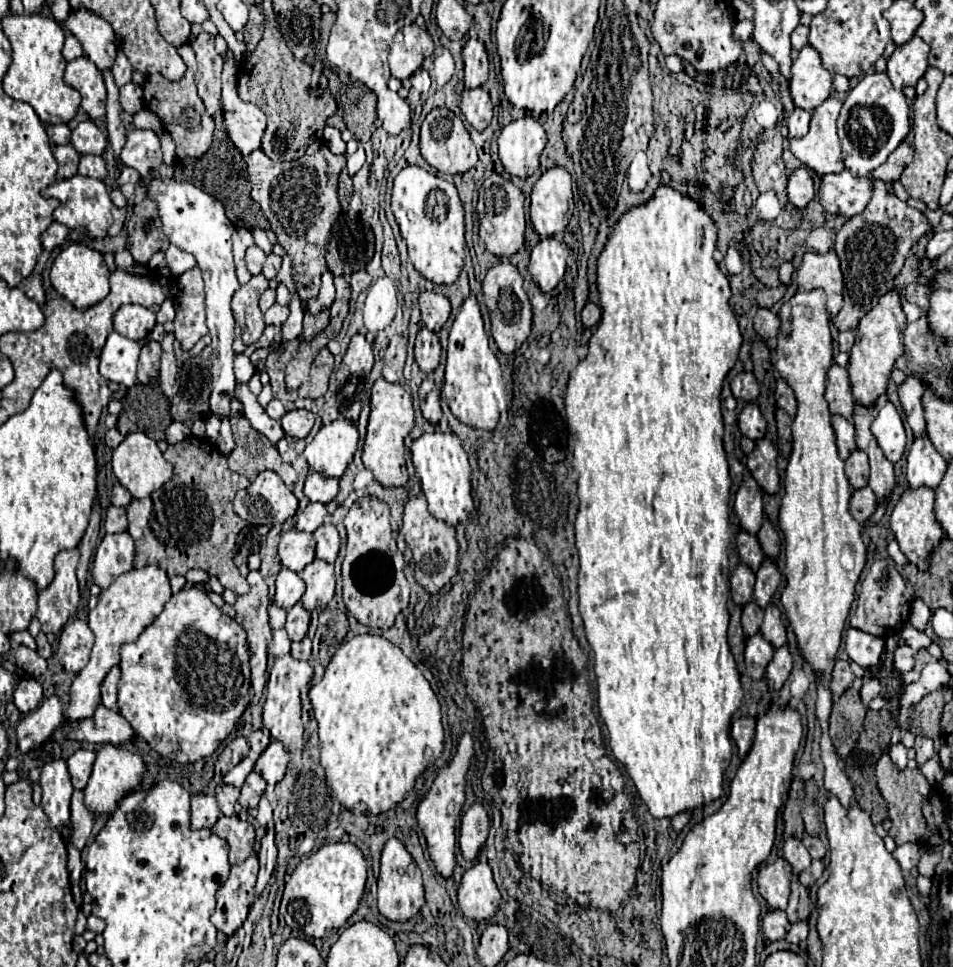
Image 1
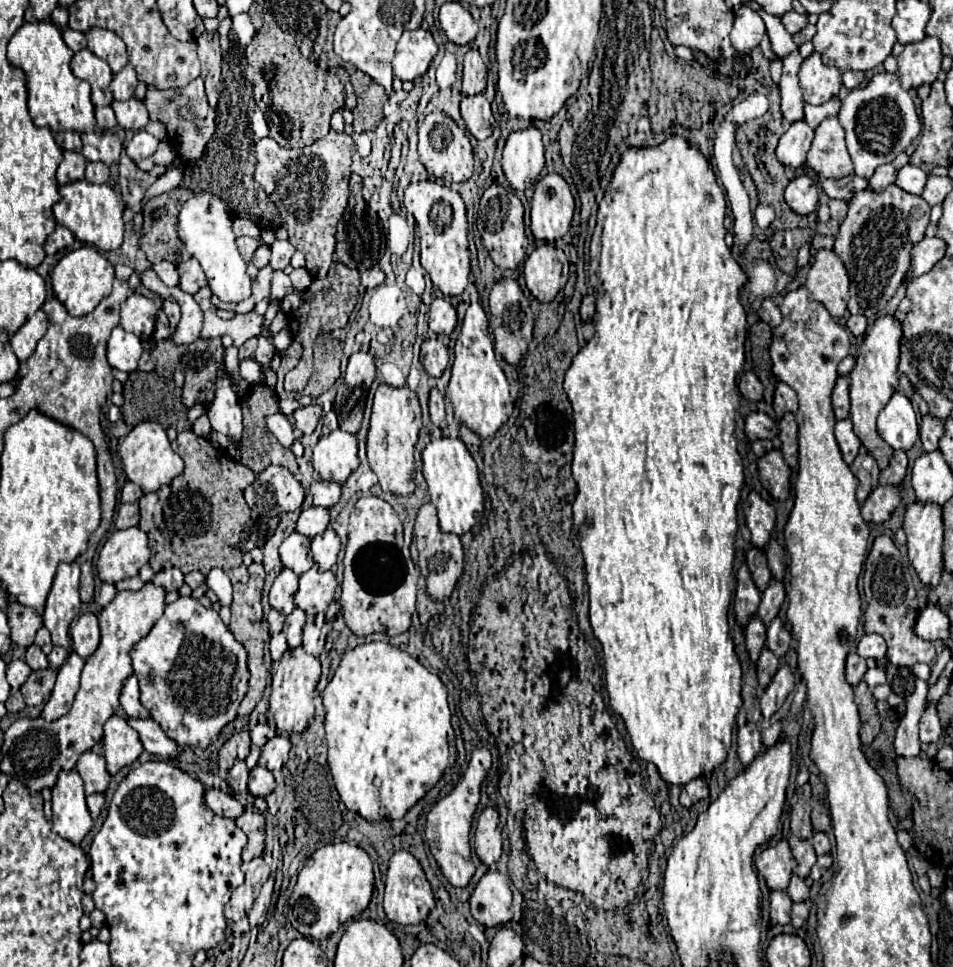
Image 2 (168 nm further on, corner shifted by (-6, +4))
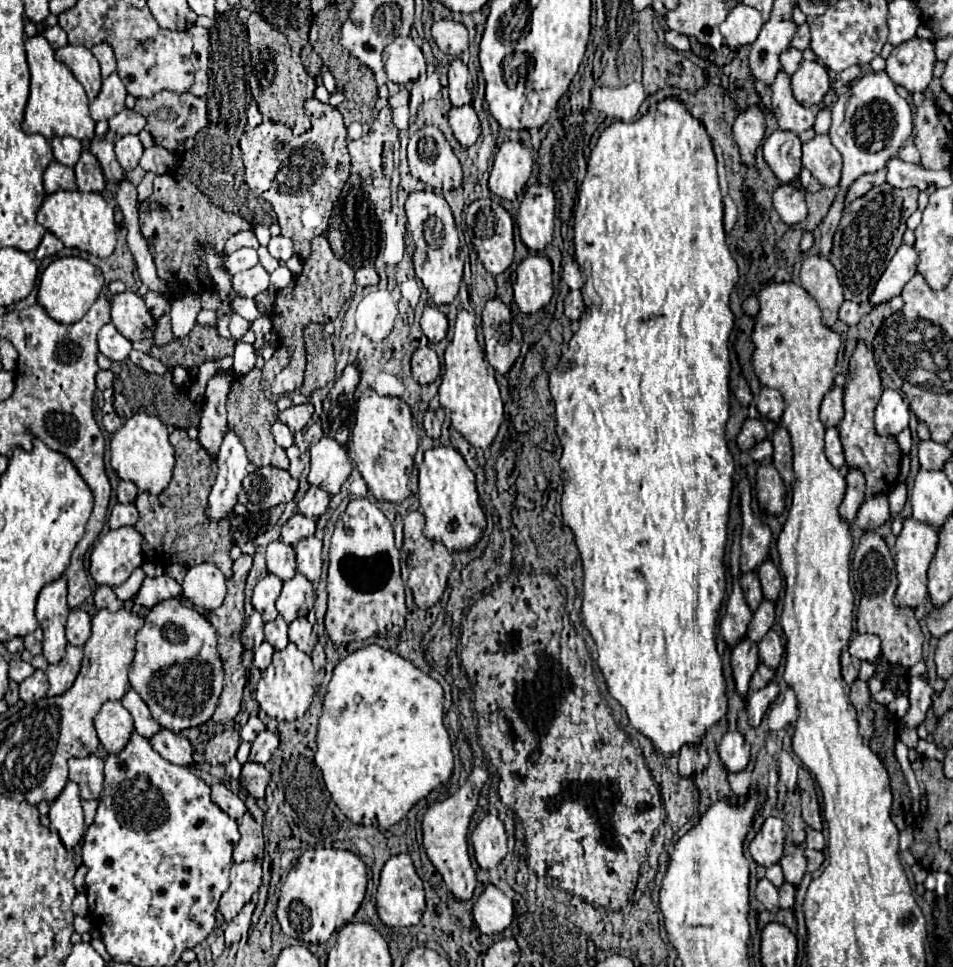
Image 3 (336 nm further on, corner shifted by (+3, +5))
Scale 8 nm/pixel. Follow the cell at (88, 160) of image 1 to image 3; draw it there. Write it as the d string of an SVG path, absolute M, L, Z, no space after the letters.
M82 152L74 170L76 170L76 184L80 192L102 192L104 190L102 168L98 160L90 156L90 152Z

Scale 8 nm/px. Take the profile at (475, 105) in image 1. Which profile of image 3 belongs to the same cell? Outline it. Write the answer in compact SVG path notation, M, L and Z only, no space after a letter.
M470 104L452 108L448 114L448 120L450 120L450 128L454 130L456 140L462 146L472 146L476 138L480 136L480 120L478 120L476 110Z

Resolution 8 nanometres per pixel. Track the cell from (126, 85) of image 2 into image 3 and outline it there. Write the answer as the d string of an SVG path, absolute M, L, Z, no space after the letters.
M114 72L102 82L102 90L98 98L90 104L92 118L98 120L108 120L110 116L116 116L124 108L124 98L126 98L126 88L120 80L120 76Z

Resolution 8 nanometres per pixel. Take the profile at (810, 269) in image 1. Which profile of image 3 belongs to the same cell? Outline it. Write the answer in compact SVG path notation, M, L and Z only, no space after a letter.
M822 254L808 256L802 262L800 286L816 300L822 310L822 322L832 326L838 320L838 310L844 302L844 290L830 260Z

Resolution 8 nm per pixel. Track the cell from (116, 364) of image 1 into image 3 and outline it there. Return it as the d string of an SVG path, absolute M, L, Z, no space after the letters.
M106 324L98 332L98 348L106 358L110 358L112 362L118 362L128 358L132 344L112 324Z

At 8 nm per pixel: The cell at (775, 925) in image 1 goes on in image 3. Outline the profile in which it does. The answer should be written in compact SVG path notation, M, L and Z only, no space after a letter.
M762 878L762 880L758 882L756 898L766 906L768 912L778 912L778 910L780 910L780 906L778 906L778 888L776 888L770 880Z

